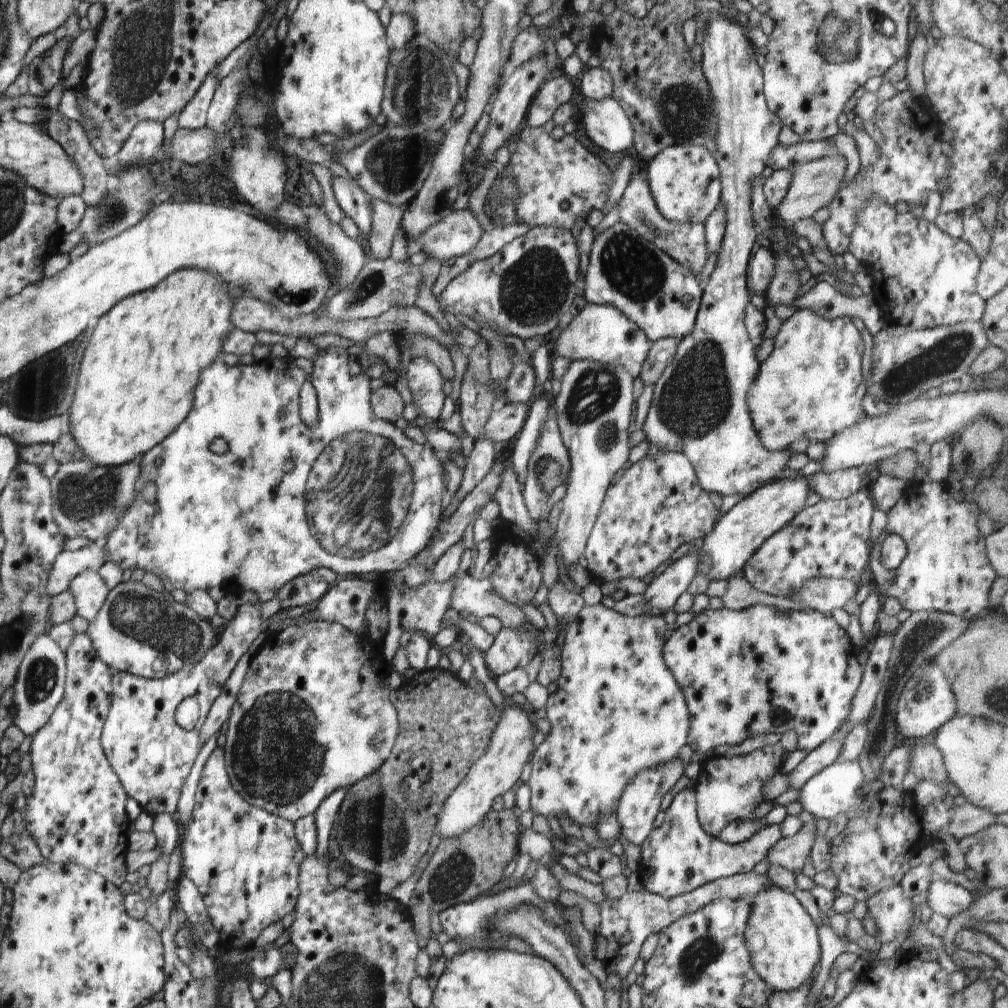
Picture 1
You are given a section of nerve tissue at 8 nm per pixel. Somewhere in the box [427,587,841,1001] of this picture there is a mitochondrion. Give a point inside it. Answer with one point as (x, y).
(694, 961)

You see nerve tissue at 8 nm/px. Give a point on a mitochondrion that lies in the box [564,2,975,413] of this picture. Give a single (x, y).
(631, 268)

